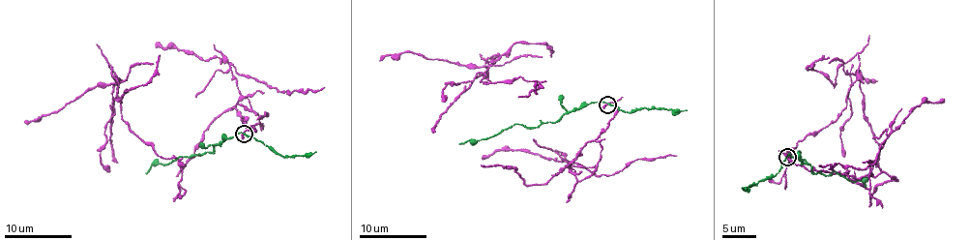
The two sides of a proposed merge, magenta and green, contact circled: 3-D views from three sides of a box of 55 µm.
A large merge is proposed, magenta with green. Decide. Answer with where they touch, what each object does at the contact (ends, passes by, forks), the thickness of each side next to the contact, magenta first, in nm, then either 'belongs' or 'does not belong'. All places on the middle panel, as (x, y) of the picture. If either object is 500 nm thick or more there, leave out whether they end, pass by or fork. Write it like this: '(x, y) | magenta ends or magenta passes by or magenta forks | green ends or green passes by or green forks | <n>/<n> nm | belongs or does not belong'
(607, 104) | magenta ends | green passes by | 280/130 nm | does not belong

